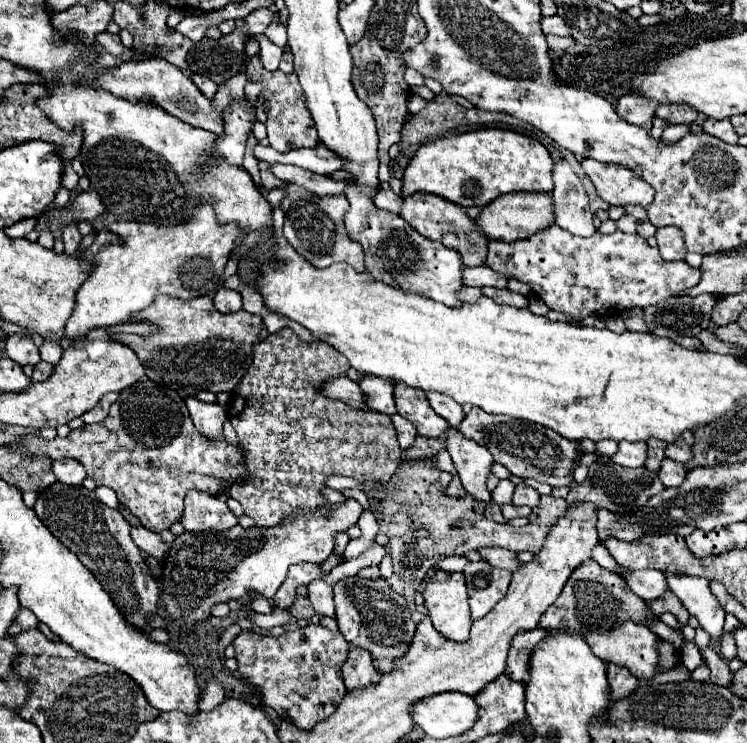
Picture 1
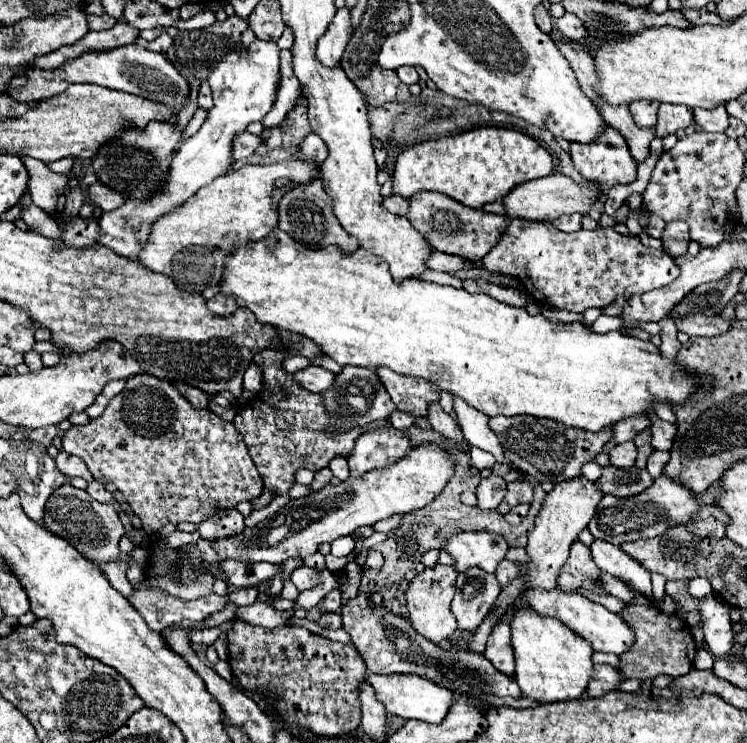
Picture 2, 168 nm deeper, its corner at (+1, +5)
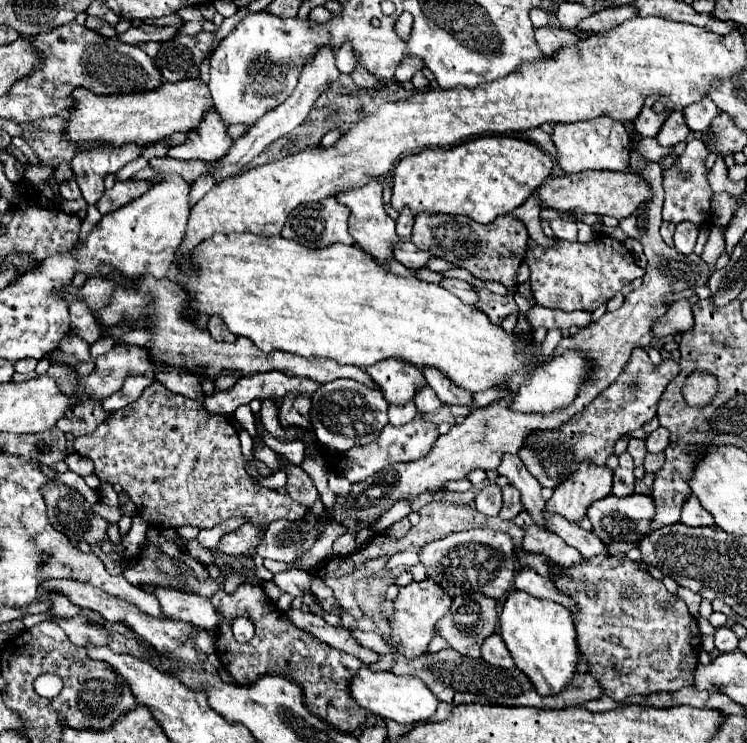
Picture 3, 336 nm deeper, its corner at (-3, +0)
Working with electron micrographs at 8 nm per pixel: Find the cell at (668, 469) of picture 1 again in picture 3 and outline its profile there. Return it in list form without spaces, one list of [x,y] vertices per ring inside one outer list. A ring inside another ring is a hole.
[[[647,453],[647,457],[645,457],[645,471],[647,473],[657,473],[661,467],[663,467],[663,463],[665,463],[665,455],[663,453]]]

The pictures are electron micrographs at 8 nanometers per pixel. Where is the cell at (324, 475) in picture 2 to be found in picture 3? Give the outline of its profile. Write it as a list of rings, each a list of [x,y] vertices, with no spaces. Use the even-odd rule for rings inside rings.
[[[297,465],[289,467],[289,471],[285,471],[289,481],[287,481],[287,491],[291,495],[293,501],[305,505],[305,507],[313,507],[313,503],[319,499],[319,491],[313,483],[313,479]]]

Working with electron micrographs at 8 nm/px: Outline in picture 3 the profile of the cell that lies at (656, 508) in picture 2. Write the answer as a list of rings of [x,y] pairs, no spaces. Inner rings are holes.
[[[609,495],[601,501],[595,501],[589,507],[589,521],[593,523],[593,533],[605,541],[605,545],[613,541],[623,541],[623,543],[637,543],[639,537],[647,535],[651,521],[655,517],[655,501],[651,495],[627,495],[627,497],[615,497]]]

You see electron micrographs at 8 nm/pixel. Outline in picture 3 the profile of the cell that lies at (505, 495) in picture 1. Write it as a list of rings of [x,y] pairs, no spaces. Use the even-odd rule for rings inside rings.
[[[487,483],[475,497],[475,507],[483,515],[497,515],[501,509],[501,487],[497,483]]]

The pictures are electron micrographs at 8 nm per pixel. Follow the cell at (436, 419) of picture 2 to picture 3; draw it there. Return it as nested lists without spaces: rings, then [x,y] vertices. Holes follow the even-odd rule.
[[[431,387],[421,389],[421,393],[415,397],[413,403],[417,405],[417,409],[419,409],[421,413],[435,413],[435,411],[441,409],[441,405],[443,405],[443,403],[439,401],[439,397],[433,393]]]

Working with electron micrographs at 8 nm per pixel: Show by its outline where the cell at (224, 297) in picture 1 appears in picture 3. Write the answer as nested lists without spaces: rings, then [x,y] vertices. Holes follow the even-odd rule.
[[[211,315],[211,317],[209,317],[207,329],[209,329],[209,333],[211,333],[217,341],[235,341],[235,339],[237,339],[237,335],[233,335],[233,333],[227,329],[227,325],[223,323],[223,319],[217,317],[217,315]]]

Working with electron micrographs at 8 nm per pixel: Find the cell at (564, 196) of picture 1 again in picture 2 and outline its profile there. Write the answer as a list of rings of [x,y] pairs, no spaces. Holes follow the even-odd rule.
[[[581,214],[561,216],[561,218],[553,220],[553,226],[559,228],[561,232],[577,232],[577,230],[581,230]]]

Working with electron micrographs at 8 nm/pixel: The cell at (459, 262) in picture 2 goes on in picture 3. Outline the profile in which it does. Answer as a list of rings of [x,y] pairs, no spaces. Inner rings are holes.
[[[405,239],[403,245],[399,245],[397,251],[395,251],[395,259],[397,259],[399,263],[403,263],[405,267],[423,269],[423,267],[427,267],[429,259],[433,259],[433,255],[427,253],[427,251],[417,249],[409,239]]]

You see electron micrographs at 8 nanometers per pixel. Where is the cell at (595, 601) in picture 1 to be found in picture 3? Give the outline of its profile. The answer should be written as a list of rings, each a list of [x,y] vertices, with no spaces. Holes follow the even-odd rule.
[[[521,511],[515,519],[513,519],[519,527],[525,529],[525,536],[522,543],[523,550],[530,553],[544,553],[547,561],[551,565],[561,565],[565,569],[581,563],[581,553],[567,545],[565,541],[561,541],[559,535],[541,528],[531,519],[531,515],[527,511]]]

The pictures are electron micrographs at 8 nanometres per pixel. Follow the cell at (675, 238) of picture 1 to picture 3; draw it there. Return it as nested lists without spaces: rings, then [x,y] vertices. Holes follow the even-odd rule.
[[[679,223],[677,229],[675,229],[675,235],[673,235],[675,249],[677,249],[679,253],[683,253],[683,255],[693,253],[697,235],[699,235],[699,229],[697,229],[693,223]]]

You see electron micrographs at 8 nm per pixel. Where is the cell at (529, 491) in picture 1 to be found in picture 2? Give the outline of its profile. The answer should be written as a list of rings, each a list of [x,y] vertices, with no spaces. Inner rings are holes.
[[[525,480],[509,482],[507,484],[507,494],[505,494],[503,502],[497,506],[497,512],[507,514],[517,504],[529,504],[531,498],[533,498],[533,486],[529,482],[525,482]]]

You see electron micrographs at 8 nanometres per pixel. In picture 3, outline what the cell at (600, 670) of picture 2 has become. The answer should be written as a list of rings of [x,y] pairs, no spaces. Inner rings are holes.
[[[397,647],[393,653],[393,667],[391,671],[395,675],[413,675],[425,681],[425,685],[439,697],[439,701],[447,701],[453,705],[469,705],[469,703],[481,703],[481,705],[531,705],[539,709],[561,709],[569,705],[577,705],[589,699],[599,699],[603,695],[603,687],[591,673],[577,673],[573,679],[573,685],[565,689],[565,693],[559,693],[557,697],[541,697],[539,693],[533,693],[533,685],[529,685],[529,679],[519,671],[511,669],[505,671],[501,667],[493,667],[483,659],[465,657],[461,653],[455,653],[453,649],[443,649],[439,653],[425,651],[423,655],[409,659],[405,657]]]

